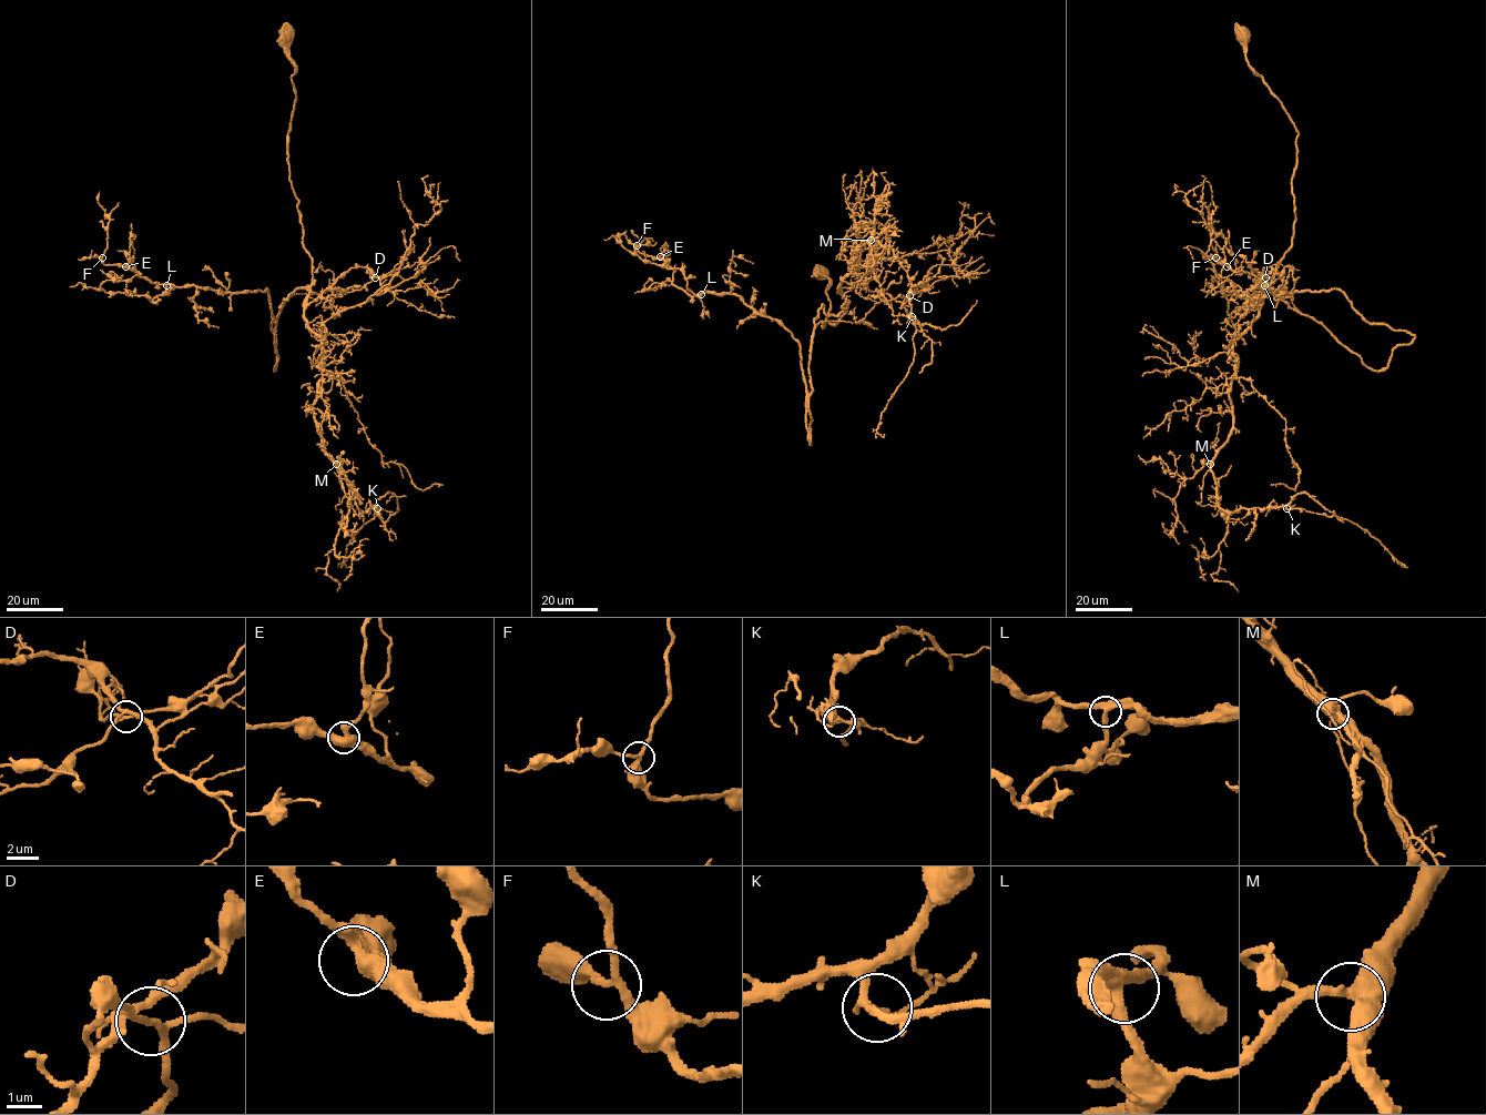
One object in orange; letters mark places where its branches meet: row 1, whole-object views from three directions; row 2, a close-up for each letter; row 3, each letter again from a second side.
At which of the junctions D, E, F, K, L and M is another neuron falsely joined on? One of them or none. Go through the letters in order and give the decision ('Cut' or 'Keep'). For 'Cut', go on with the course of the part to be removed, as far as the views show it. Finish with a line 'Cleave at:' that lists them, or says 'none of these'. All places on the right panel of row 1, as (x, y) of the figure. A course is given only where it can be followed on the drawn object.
D: Keep
E: Keep
F: Keep
K: Keep
L: Keep
M: Keep
Cleave at: none of these

